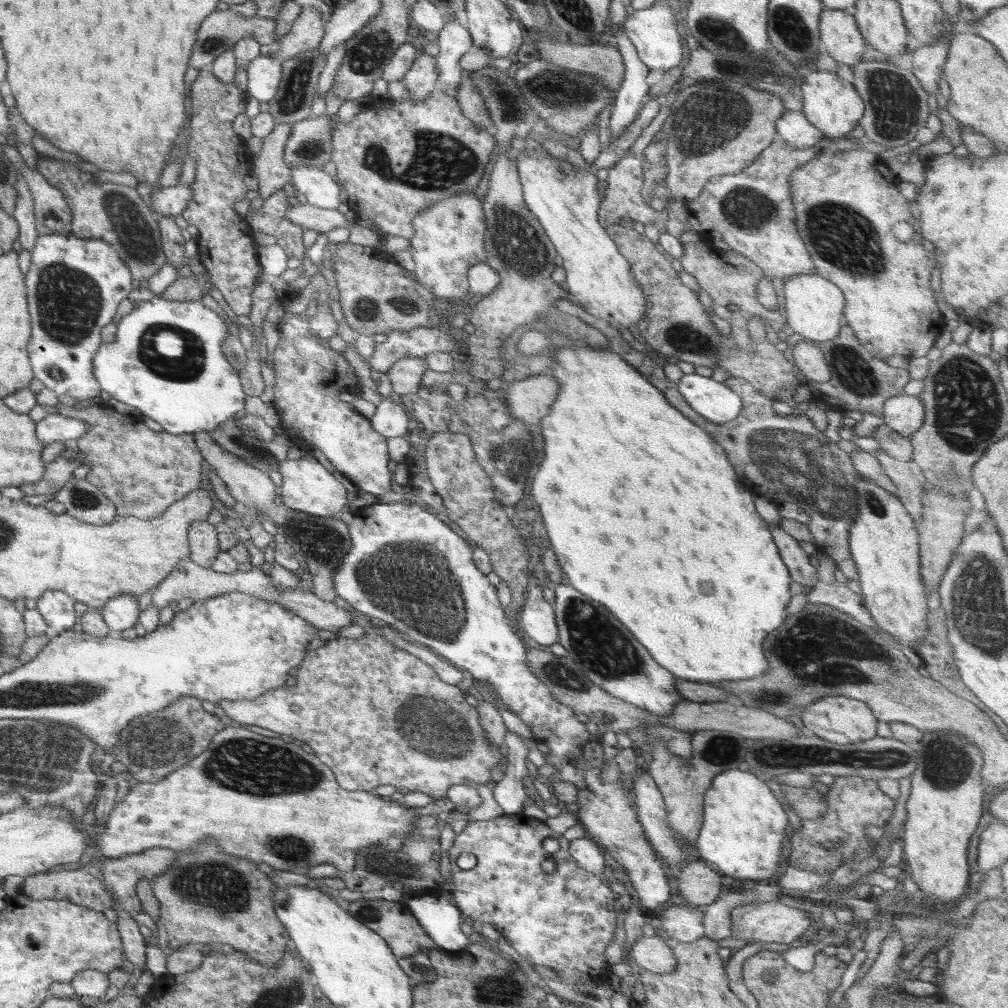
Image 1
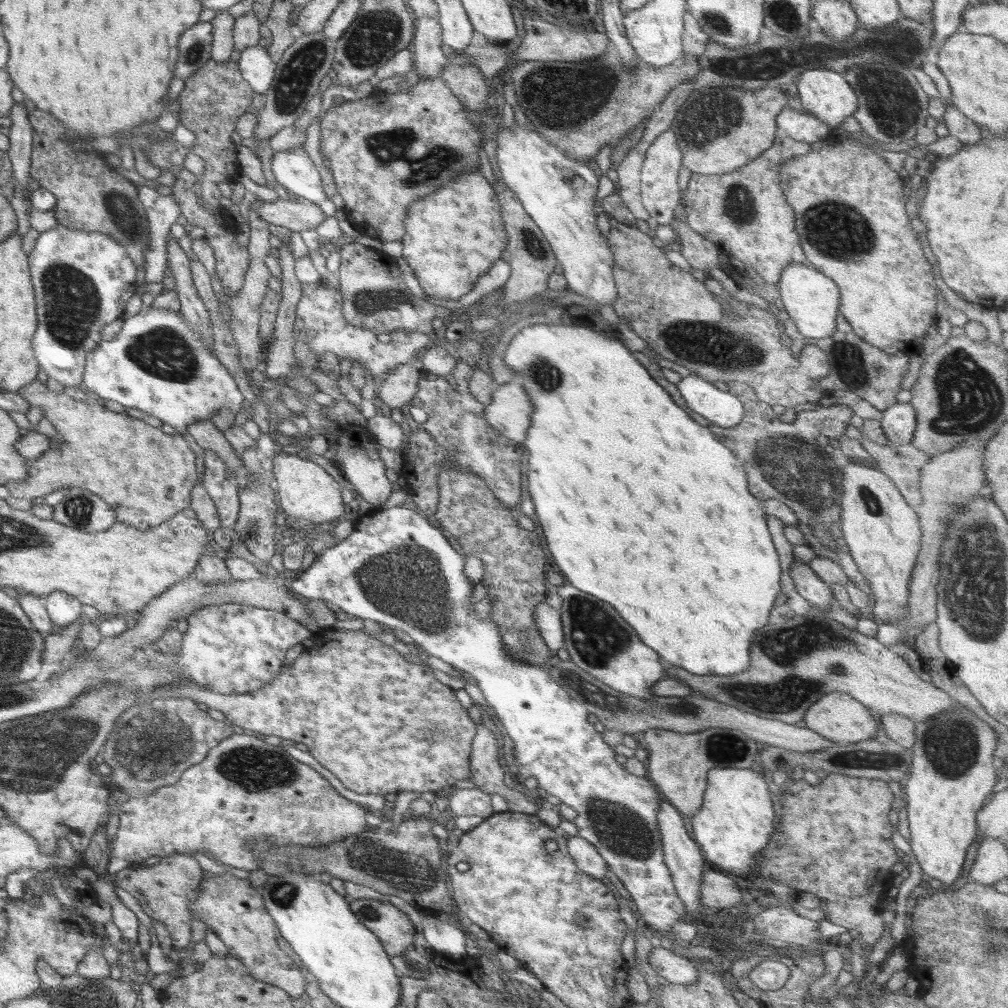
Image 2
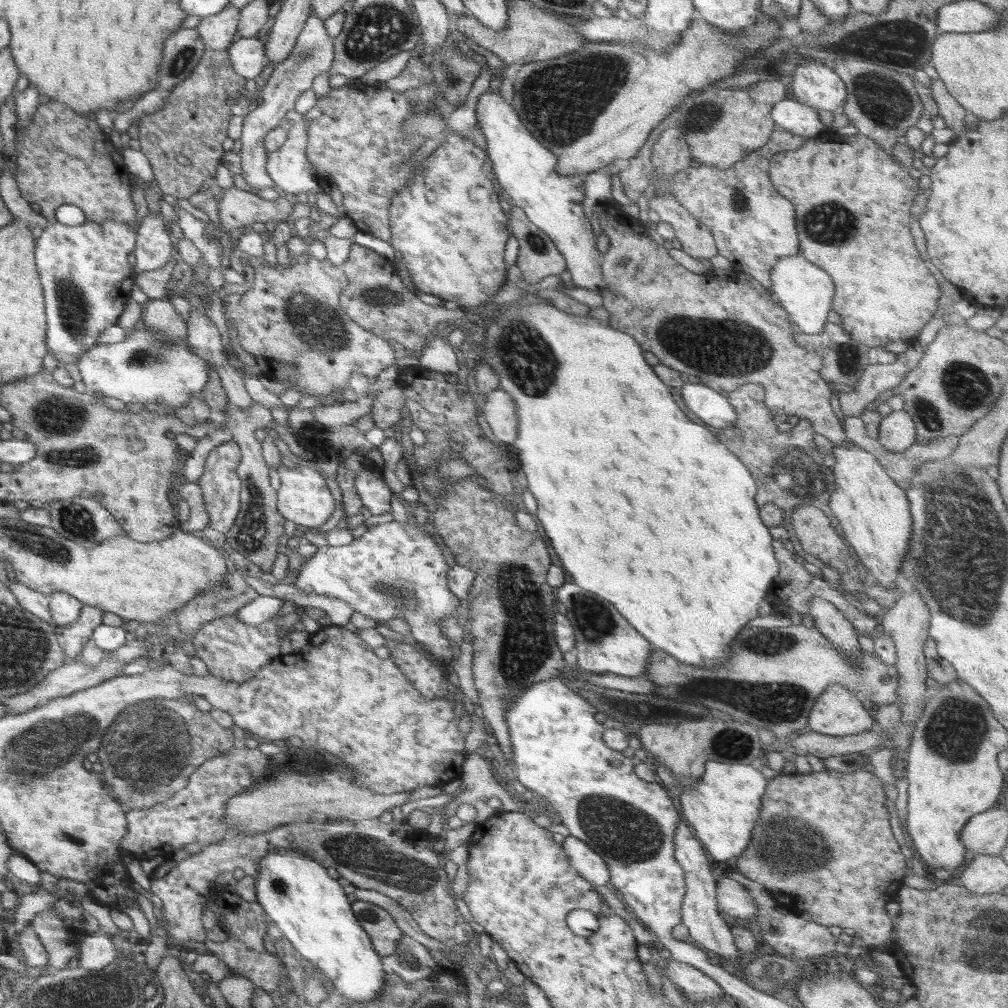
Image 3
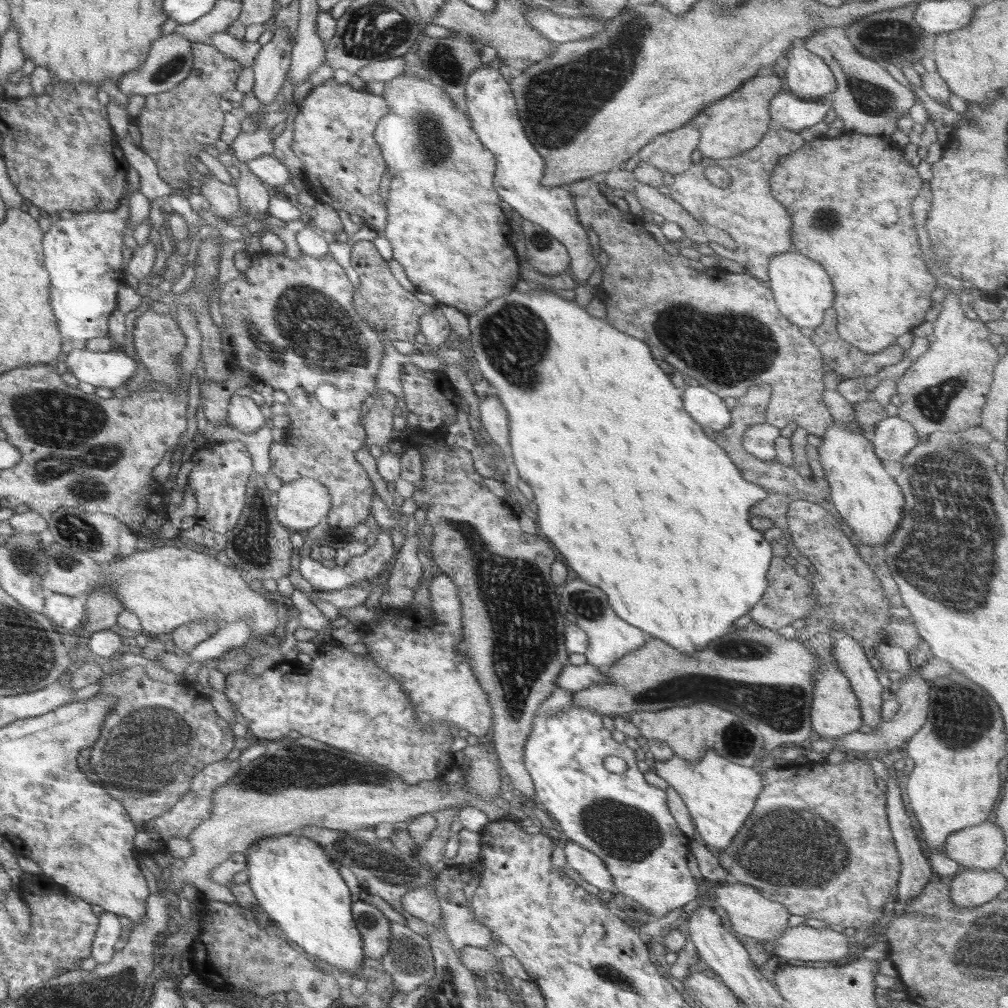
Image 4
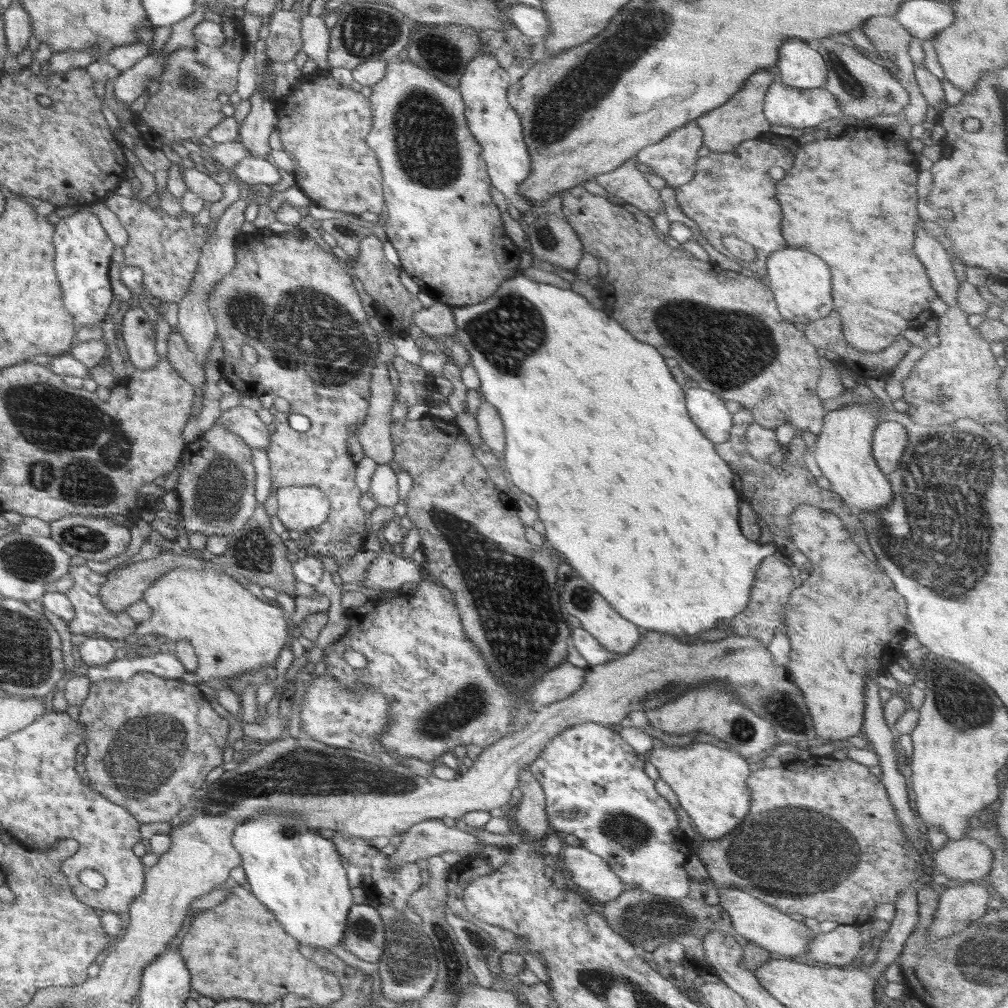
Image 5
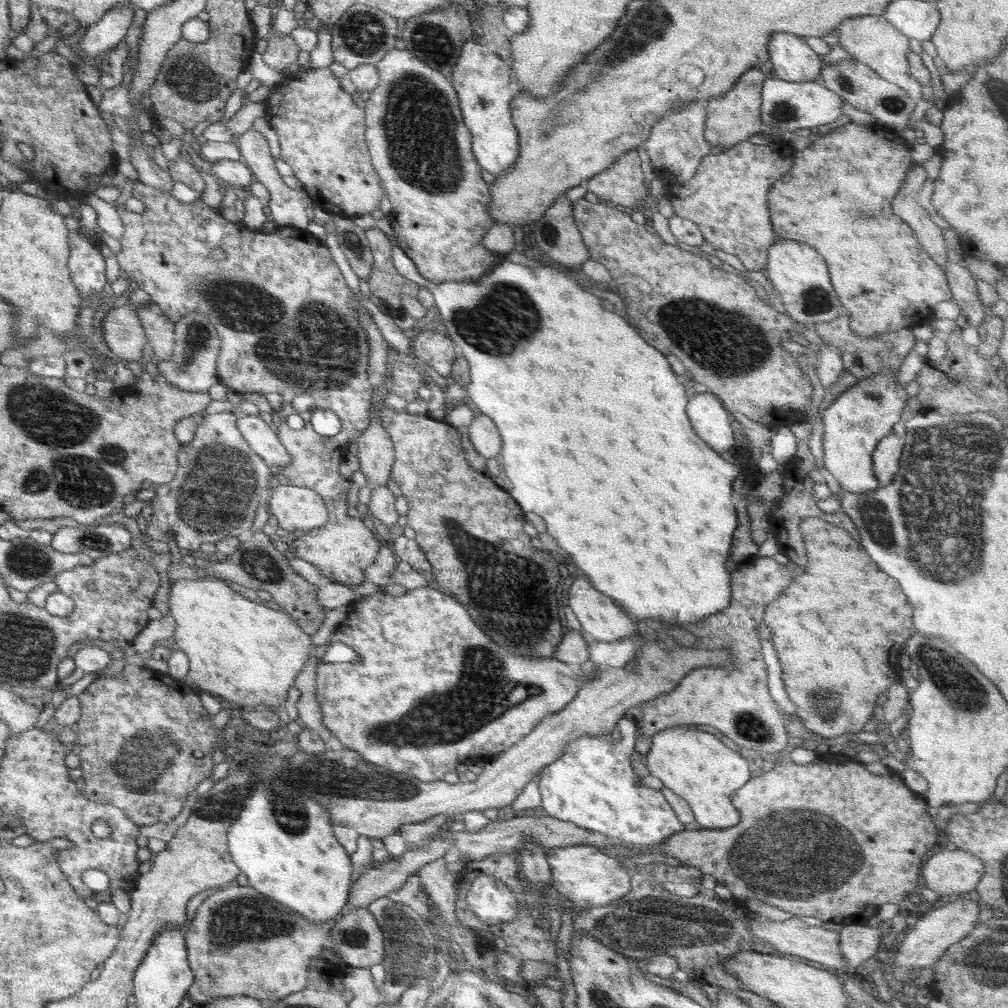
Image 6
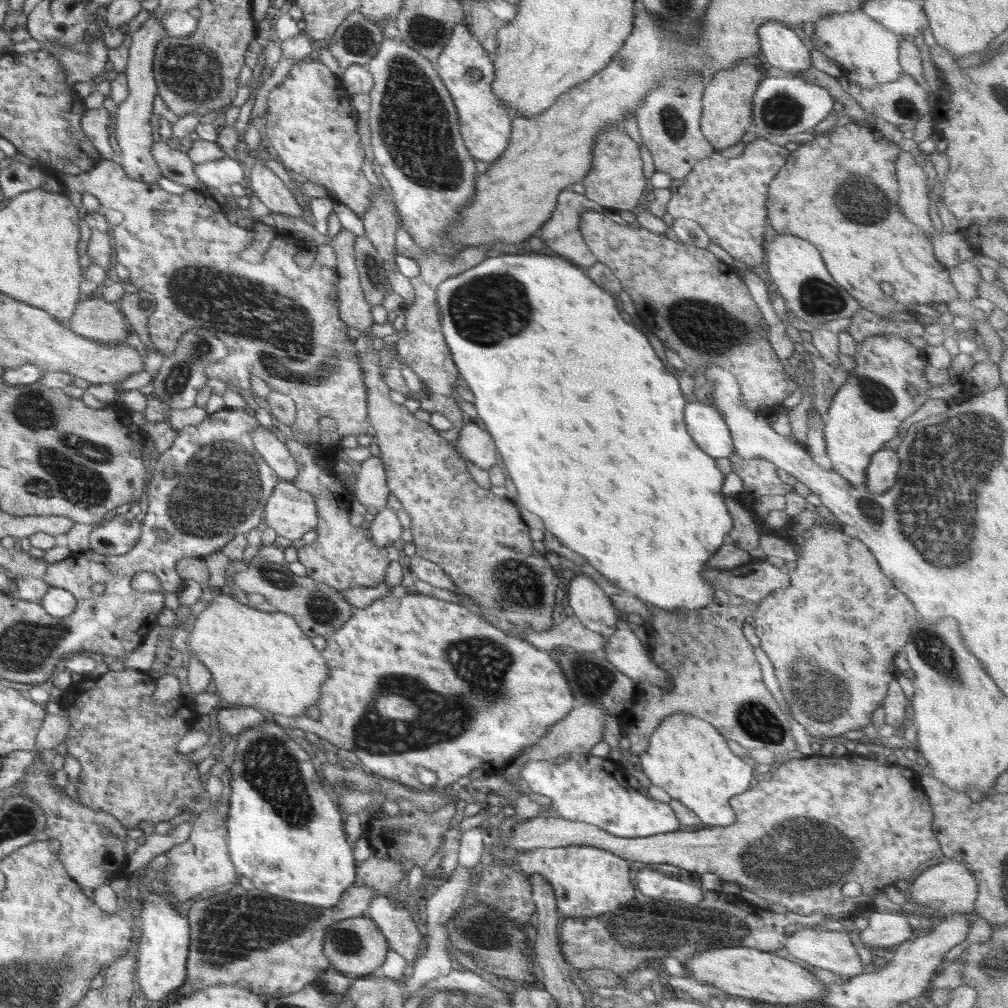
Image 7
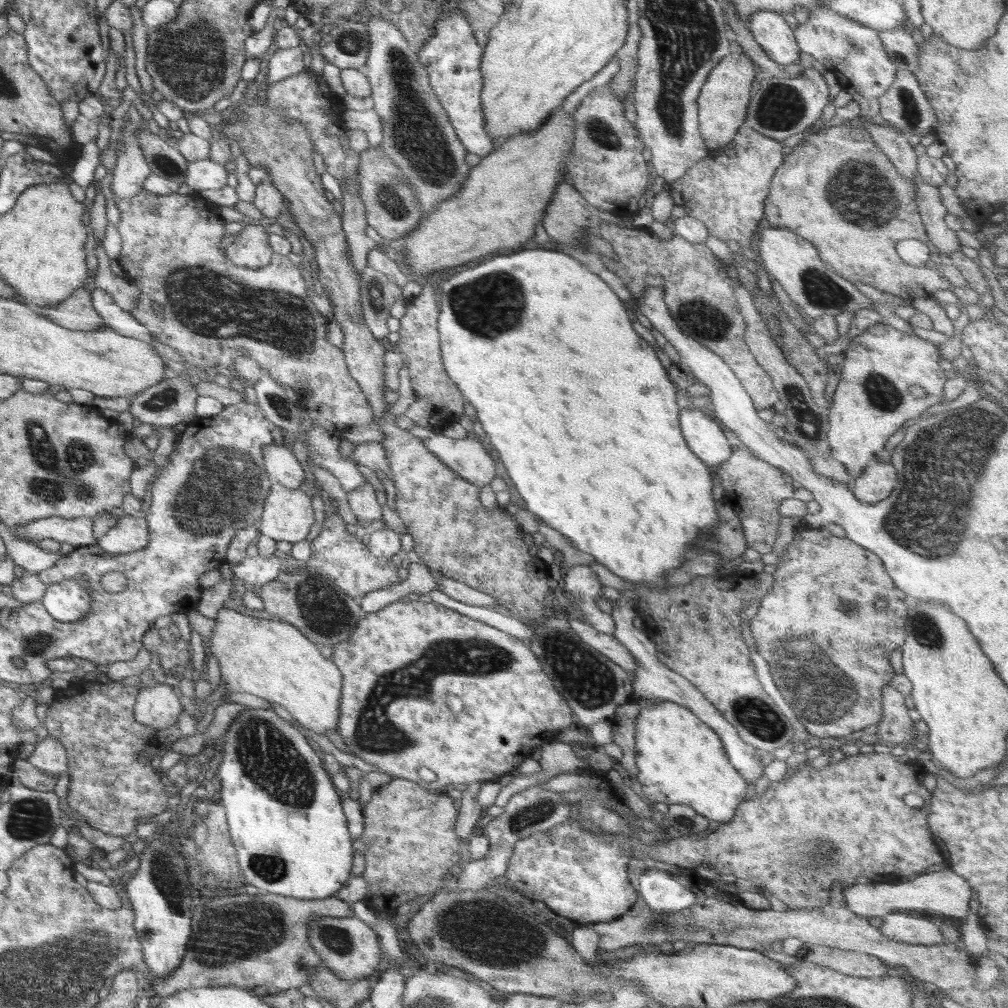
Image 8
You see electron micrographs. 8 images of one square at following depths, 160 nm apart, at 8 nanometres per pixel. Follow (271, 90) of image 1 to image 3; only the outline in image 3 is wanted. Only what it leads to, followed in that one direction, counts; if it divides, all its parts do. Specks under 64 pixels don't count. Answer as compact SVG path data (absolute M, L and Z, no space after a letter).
M257 36L241 37L239 40L232 41L227 48L227 53L231 67L246 80L259 77L262 68L267 64L265 43L260 41Z

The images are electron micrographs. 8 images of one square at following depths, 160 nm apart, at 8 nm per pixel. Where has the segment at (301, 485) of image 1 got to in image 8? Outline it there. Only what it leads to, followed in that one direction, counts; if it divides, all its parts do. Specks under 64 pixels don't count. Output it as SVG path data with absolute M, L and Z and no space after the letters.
M273 481L270 494L265 499L261 520L257 523L259 532L272 540L286 540L295 543L304 540L310 532L310 526L314 524L314 513L312 508L312 499L320 488L314 488L310 494L306 494L301 488L288 489L279 483Z

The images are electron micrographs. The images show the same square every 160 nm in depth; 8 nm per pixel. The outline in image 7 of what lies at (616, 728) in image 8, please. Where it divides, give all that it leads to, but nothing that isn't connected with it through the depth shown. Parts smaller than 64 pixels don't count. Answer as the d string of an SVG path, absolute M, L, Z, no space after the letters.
M758 561L760 568L754 566L754 574L742 574L744 578L734 578L734 572L720 572L704 570L703 578L709 580L713 586L714 596L705 607L694 611L670 611L654 607L646 603L646 608L651 612L650 618L644 620L643 626L647 632L650 655L657 667L671 674L674 681L671 690L662 690L650 682L636 682L637 689L633 695L632 707L623 710L618 716L619 727L624 736L629 740L629 751L633 756L640 756L649 743L649 738L660 721L674 713L684 713L709 722L724 738L738 742L740 746L768 747L774 754L787 753L796 750L796 741L790 731L790 723L784 712L779 708L774 697L762 680L760 663L756 661L750 644L742 633L742 624L745 618L758 608L760 601L771 595L779 588L786 588L790 584L789 574L786 569L778 569L769 562Z

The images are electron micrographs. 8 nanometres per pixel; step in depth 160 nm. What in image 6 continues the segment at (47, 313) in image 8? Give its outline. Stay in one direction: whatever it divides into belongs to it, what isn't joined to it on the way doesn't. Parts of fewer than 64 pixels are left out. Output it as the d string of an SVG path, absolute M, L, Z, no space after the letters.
M133 305L110 309L102 320L102 336L116 356L141 362L147 338Z

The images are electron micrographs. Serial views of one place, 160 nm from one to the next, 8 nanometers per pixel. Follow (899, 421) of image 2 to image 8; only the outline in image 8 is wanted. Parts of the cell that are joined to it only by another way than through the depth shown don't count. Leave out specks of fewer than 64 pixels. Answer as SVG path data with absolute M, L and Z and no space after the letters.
M878 460L871 462L863 473L852 480L854 497L862 503L876 504L894 491L898 480L896 469L891 462L881 464Z

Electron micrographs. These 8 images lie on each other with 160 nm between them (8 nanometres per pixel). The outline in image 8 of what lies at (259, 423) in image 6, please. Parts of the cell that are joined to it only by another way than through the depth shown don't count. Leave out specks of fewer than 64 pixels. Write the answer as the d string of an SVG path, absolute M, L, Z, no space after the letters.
M268 445L262 449L264 467L276 483L298 489L305 483L305 473L295 454L282 445Z

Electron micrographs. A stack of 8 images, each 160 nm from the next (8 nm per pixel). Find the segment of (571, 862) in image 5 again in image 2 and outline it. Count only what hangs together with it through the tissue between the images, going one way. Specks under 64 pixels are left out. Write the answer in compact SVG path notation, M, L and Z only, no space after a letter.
M570 836L567 840L568 854L574 859L576 866L592 878L605 878L608 869L607 862L600 853L581 836Z

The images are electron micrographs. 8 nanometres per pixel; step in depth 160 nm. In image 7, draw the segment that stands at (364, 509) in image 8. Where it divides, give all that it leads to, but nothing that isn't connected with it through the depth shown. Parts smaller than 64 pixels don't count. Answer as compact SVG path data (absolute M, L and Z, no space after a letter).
M371 456L357 465L356 495L354 499L366 507L375 508L377 511L387 506L390 494L387 486L386 468L380 458Z

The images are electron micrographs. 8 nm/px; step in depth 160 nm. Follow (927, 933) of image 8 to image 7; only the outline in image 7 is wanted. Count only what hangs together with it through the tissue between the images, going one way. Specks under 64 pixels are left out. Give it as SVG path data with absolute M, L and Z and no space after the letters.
M873 912L869 917L870 925L862 930L859 939L865 948L874 952L888 946L898 946L903 942L918 937L921 932L916 932L907 922L904 912Z

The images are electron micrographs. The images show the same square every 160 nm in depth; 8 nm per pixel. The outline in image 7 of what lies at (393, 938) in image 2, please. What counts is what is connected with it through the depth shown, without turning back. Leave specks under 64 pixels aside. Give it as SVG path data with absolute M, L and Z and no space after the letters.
M356 917L348 918L347 920L340 920L336 924L326 928L324 934L324 957L329 960L329 965L334 966L337 971L343 973L350 978L360 978L365 976L371 976L376 968L379 968L385 962L385 958L388 956L389 945L385 940L385 937L381 934L376 922L372 921L368 917Z

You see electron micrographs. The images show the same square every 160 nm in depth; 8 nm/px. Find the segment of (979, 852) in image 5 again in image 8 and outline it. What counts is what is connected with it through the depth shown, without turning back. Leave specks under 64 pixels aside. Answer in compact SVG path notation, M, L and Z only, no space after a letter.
M945 868L938 872L924 873L915 879L906 882L898 881L892 883L857 884L842 891L845 896L848 908L857 916L874 918L884 918L895 911L918 911L927 912L937 919L951 918L964 919L970 914L970 900L972 900L972 888L958 876L952 869Z

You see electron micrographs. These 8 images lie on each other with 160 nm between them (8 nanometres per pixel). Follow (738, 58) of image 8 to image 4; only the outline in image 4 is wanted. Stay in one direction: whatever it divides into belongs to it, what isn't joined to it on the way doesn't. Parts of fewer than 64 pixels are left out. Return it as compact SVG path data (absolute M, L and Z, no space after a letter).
M781 75L756 76L742 84L742 87L737 88L730 95L721 97L714 104L708 104L698 116L693 118L701 134L697 148L703 156L727 159L754 148L769 129L770 99L782 91L782 85Z

